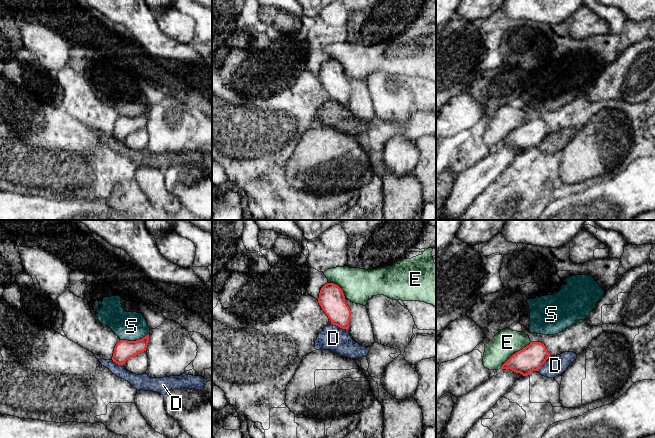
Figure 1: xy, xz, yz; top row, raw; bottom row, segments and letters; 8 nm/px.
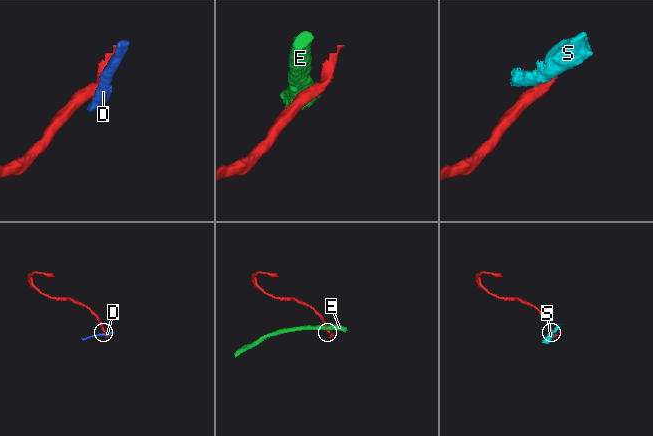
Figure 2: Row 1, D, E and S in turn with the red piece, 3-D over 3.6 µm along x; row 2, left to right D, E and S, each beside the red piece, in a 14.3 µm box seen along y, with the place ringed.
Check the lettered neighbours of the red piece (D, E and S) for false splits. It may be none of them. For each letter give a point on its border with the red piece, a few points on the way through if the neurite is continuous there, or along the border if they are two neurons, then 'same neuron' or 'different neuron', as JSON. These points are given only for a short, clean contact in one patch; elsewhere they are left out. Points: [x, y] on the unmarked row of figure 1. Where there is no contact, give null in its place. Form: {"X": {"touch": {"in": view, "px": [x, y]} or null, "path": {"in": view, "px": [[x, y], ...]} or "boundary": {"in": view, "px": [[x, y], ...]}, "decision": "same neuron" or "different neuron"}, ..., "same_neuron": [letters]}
{"D": {"touch": {"in": "xz", "px": [339, 102]}, "boundary": {"in": "xz", "px": [[331, 99], [347, 106]]}, "decision": "different neuron"}, "E": {"touch": {"in": "yz", "px": [516, 128]}, "boundary": {"in": "yz", "px": [[530, 117], [516, 127], [499, 144]]}, "decision": "different neuron"}, "S": {"touch": {"in": "xy", "px": [134, 117]}, "decision": "different neuron"}, "same_neuron": []}

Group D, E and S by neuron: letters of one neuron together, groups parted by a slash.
D / E / S

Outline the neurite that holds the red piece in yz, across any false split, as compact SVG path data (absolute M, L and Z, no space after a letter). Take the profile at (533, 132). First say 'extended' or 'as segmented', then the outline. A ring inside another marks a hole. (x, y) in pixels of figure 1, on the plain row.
as segmented; M530 118L522 126L513 130L500 145L510 145L526 152L533 147L538 147L550 132L543 119Z

